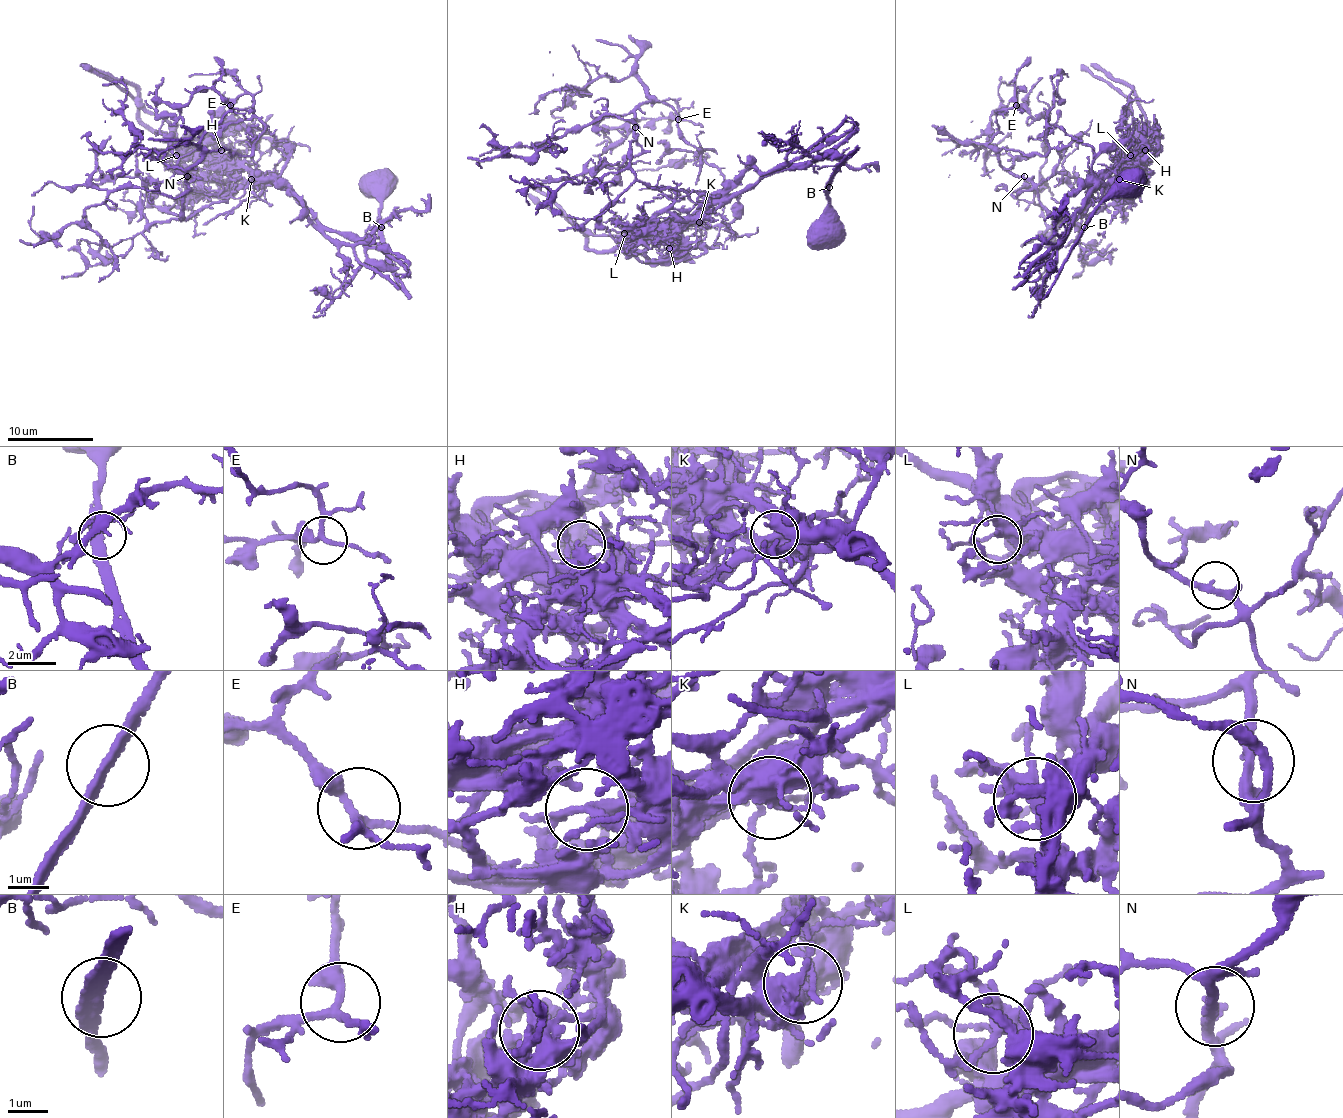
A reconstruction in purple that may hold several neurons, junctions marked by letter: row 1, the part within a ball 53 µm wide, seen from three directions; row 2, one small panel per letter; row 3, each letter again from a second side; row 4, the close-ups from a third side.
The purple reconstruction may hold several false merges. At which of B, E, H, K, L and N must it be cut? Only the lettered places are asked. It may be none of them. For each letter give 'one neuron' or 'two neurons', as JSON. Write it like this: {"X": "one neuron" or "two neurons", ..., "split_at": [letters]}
{"B": "two neurons", "E": "one neuron", "H": "two neurons", "K": "two neurons", "L": "one neuron", "N": "one neuron", "split_at": ["B", "H", "K"]}

